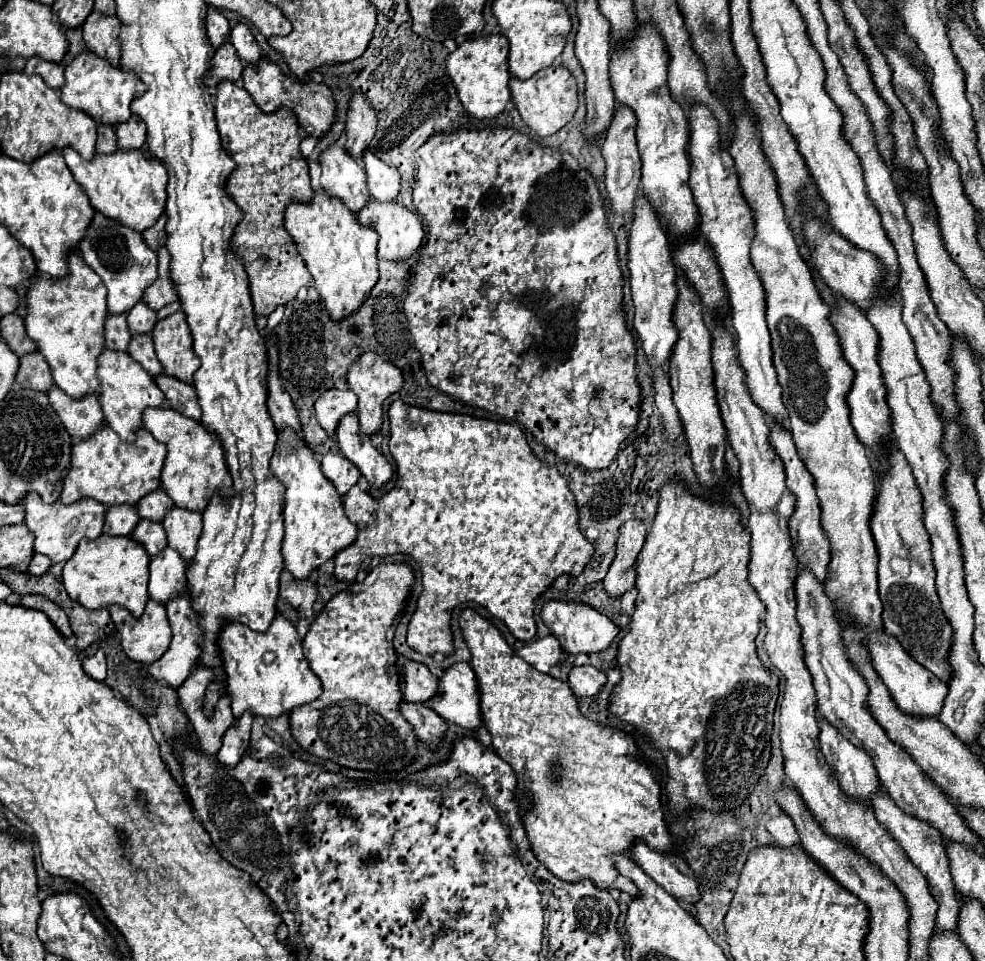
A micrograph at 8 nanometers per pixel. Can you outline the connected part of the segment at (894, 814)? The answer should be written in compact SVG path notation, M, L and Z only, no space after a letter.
M876 793L872 799L872 807L874 807L876 819L884 825L884 829L888 829L892 839L904 849L904 853L908 855L912 865L926 877L928 889L930 889L934 901L938 903L936 931L956 931L958 929L958 915L960 915L960 901L956 897L954 881L950 875L950 861L948 861L946 847L944 847L940 833L936 833L936 829L932 829L932 825L926 825L924 821L918 821L916 817L902 813L886 793Z

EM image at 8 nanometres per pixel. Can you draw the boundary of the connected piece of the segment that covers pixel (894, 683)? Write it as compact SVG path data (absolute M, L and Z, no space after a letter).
M888 633L872 635L868 647L872 665L880 679L884 681L884 685L888 687L898 709L912 717L938 717L938 713L942 711L942 701L946 697L948 685L942 679L934 677L934 673L930 673L928 669L918 665L918 661L914 661L914 657L910 657L910 653L902 649L902 645Z

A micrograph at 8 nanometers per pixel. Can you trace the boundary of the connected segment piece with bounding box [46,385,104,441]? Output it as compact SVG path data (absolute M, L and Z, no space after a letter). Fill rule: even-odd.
M56 385L46 391L50 405L58 413L62 425L68 429L68 433L78 441L92 435L102 423L104 415L98 403L98 397L90 393L90 397L82 397L82 401L74 401L74 397L66 397Z

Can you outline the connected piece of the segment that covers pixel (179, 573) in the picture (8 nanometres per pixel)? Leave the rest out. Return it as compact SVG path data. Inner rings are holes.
M166 547L158 557L152 557L150 563L150 581L148 593L154 601L166 603L174 593L184 589L186 579L186 561L182 561L176 549Z

